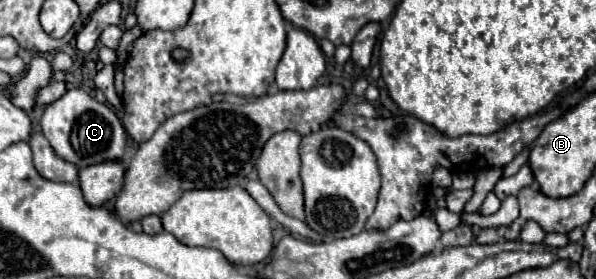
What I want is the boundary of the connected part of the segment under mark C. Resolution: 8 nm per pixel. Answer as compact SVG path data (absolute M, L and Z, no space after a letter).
M69 88L59 100L51 102L41 116L43 136L51 142L57 156L77 164L79 168L99 164L105 160L121 160L125 152L125 128L115 112L91 98L81 88Z

